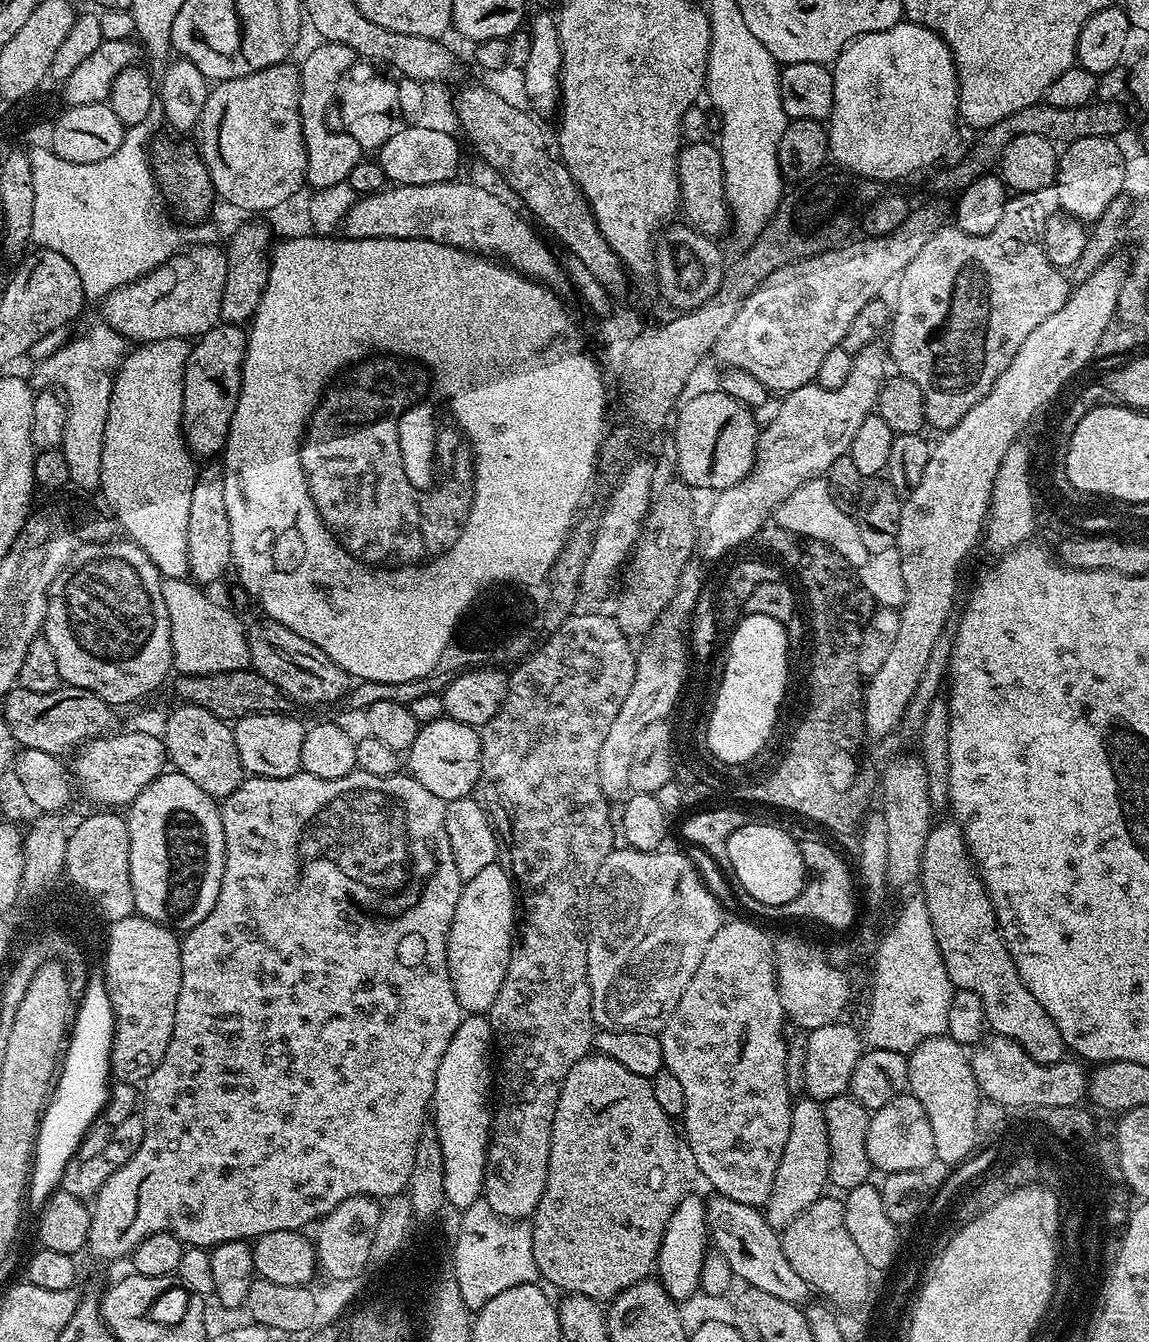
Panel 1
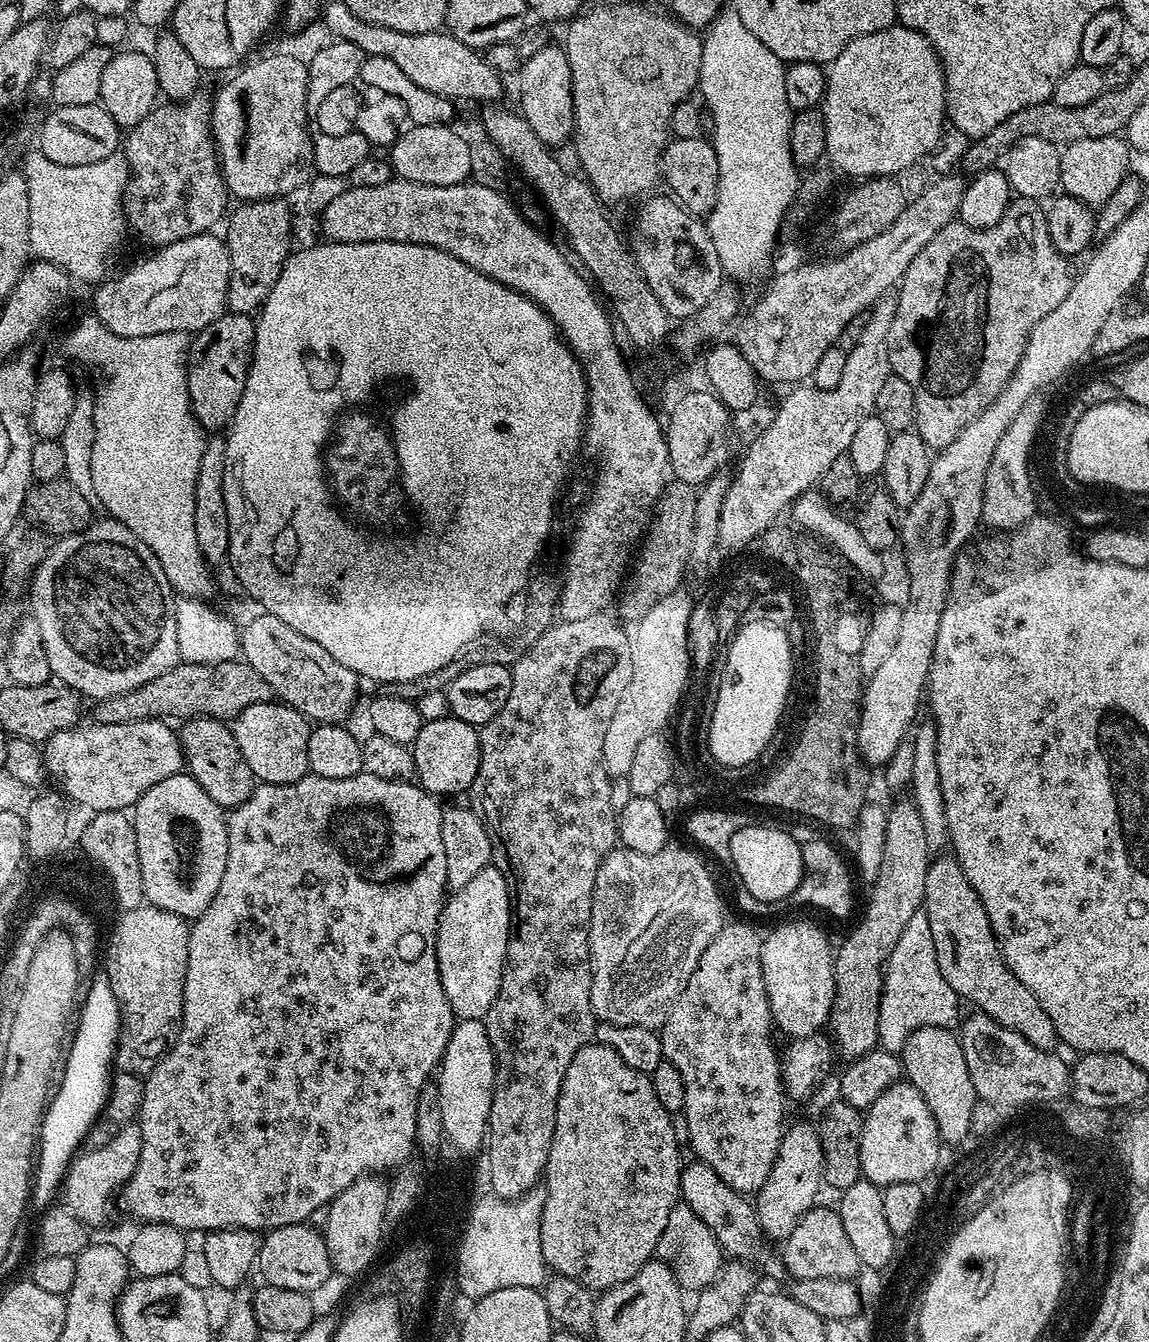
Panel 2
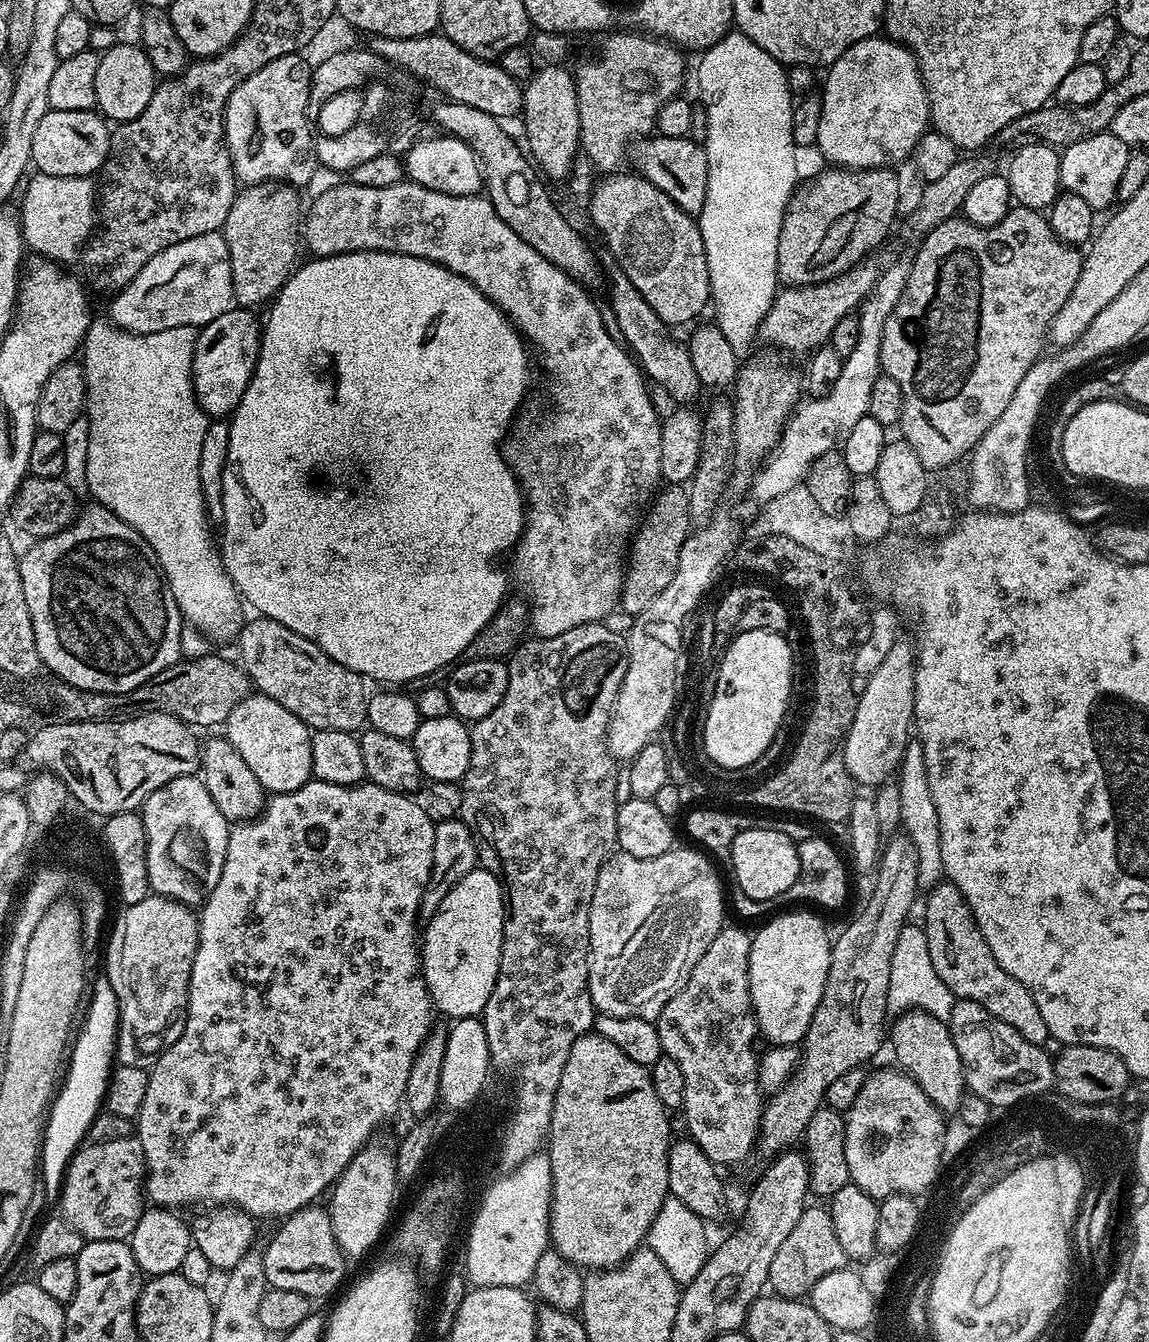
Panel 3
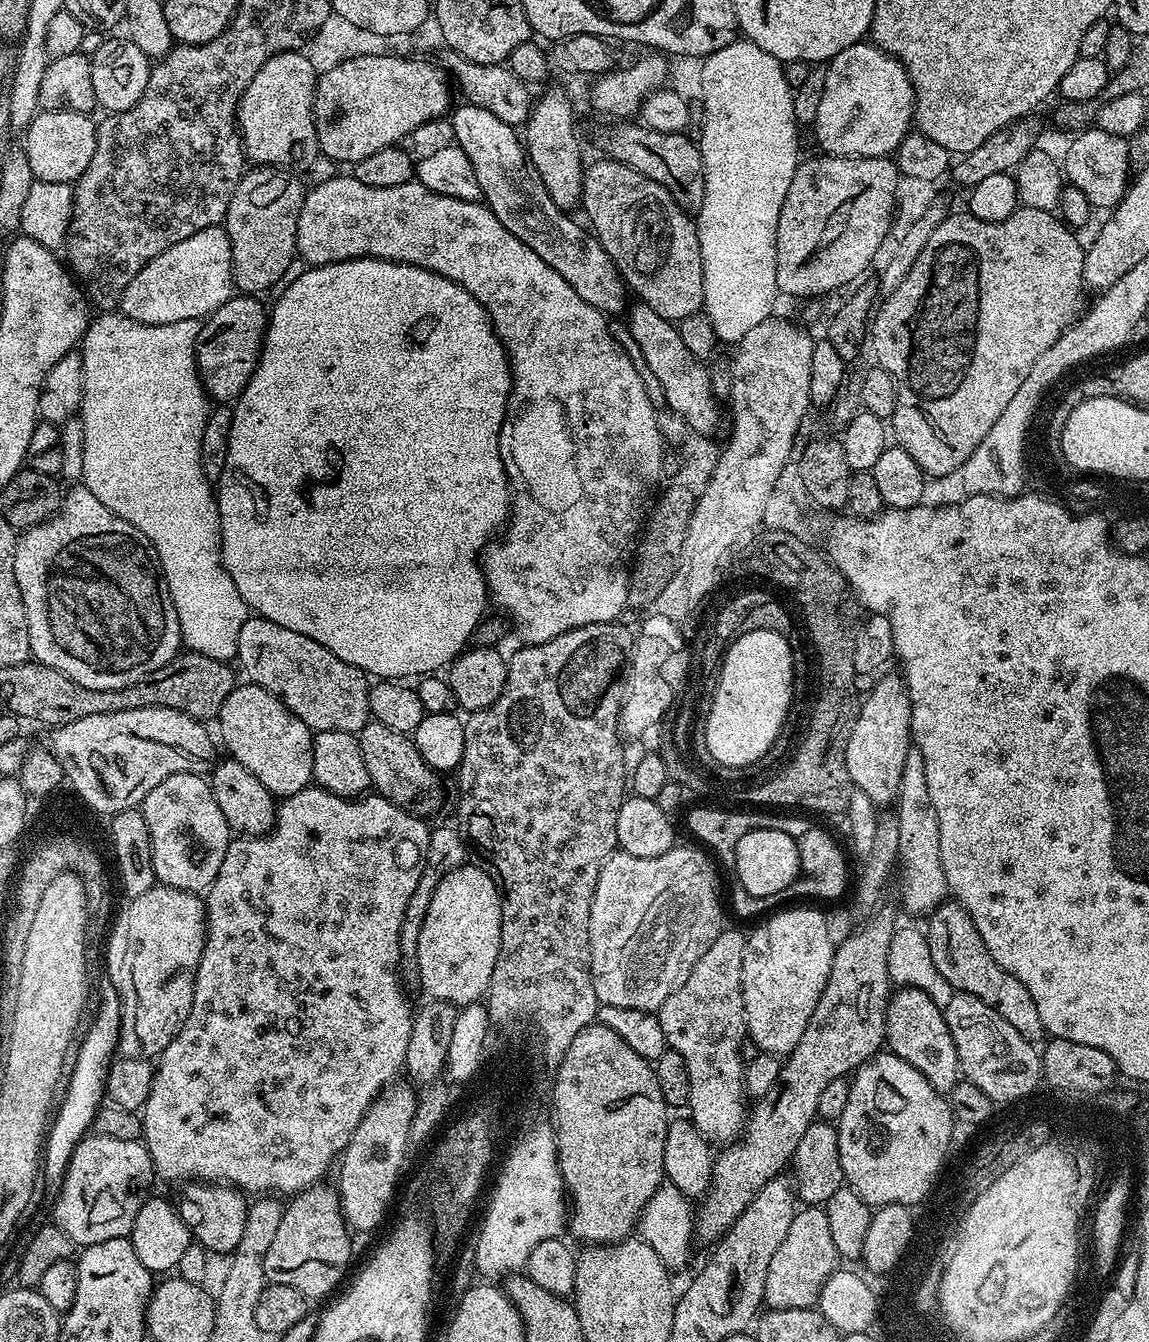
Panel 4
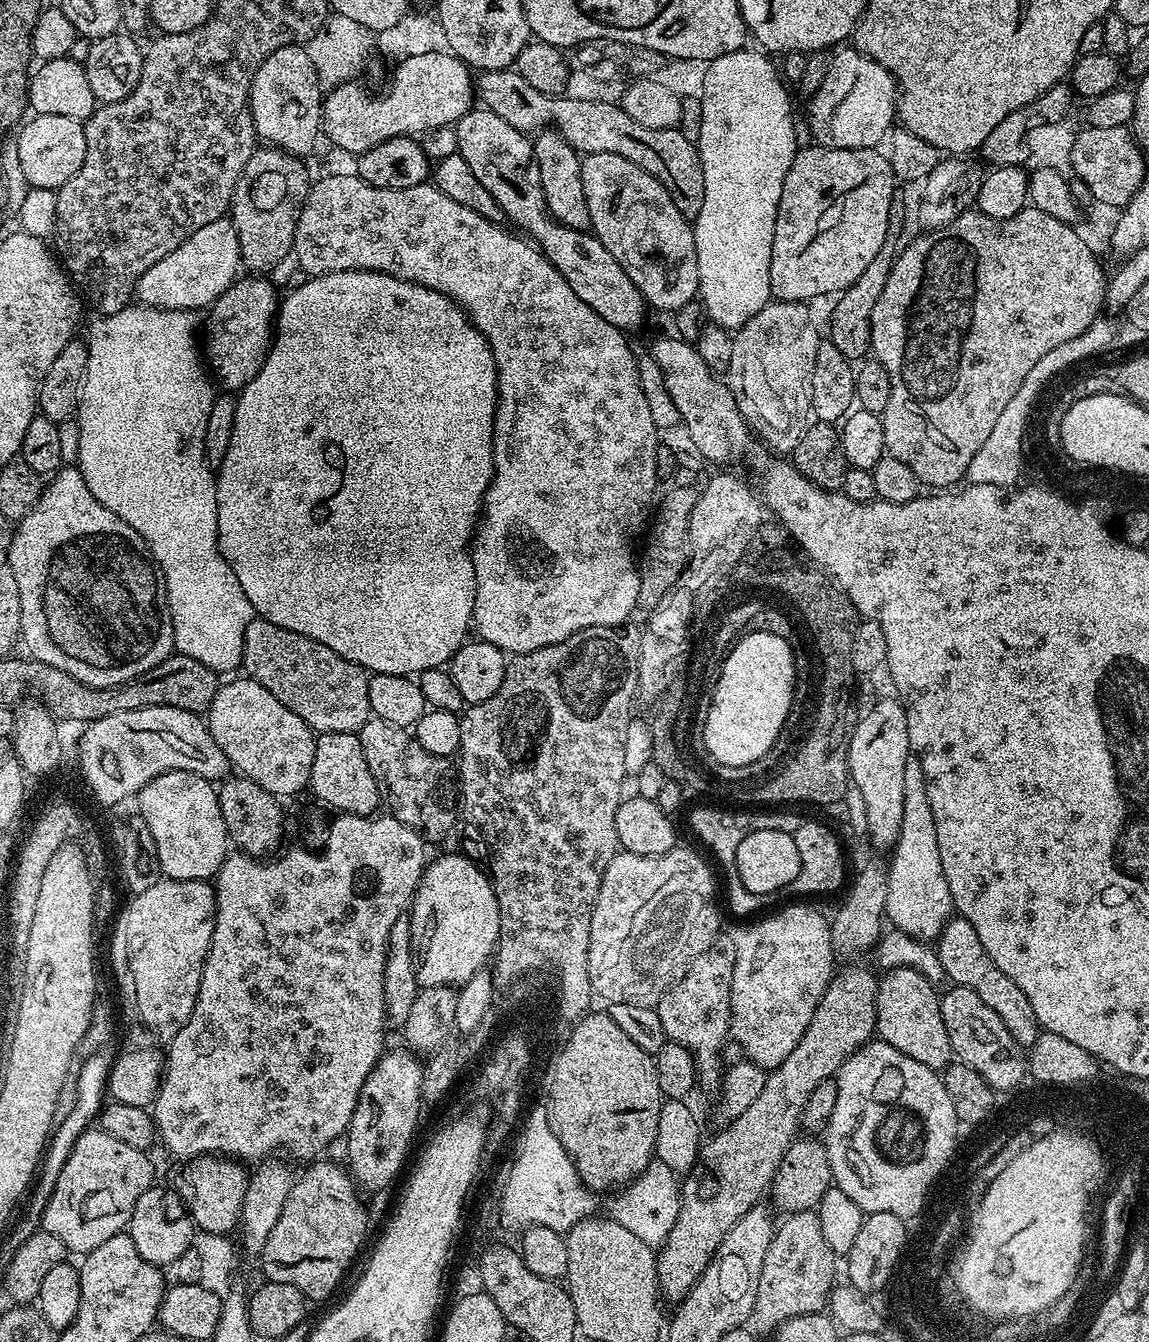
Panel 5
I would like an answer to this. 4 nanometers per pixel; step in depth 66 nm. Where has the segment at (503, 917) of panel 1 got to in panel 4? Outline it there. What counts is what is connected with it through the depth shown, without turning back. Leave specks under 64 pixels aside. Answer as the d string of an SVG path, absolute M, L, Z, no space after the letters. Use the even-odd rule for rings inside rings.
M468 862L463 867L448 871L442 877L430 901L425 921L420 927L414 961L414 967L420 971L420 984L429 992L427 995L431 999L463 1006L483 1001L487 997L500 953L503 913L502 892L491 871L483 872L482 869L475 868L472 862Z

